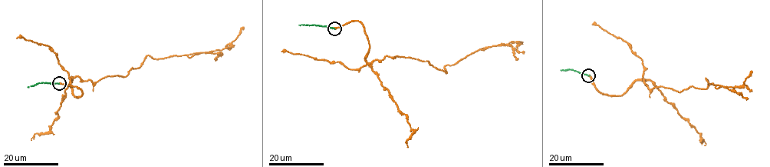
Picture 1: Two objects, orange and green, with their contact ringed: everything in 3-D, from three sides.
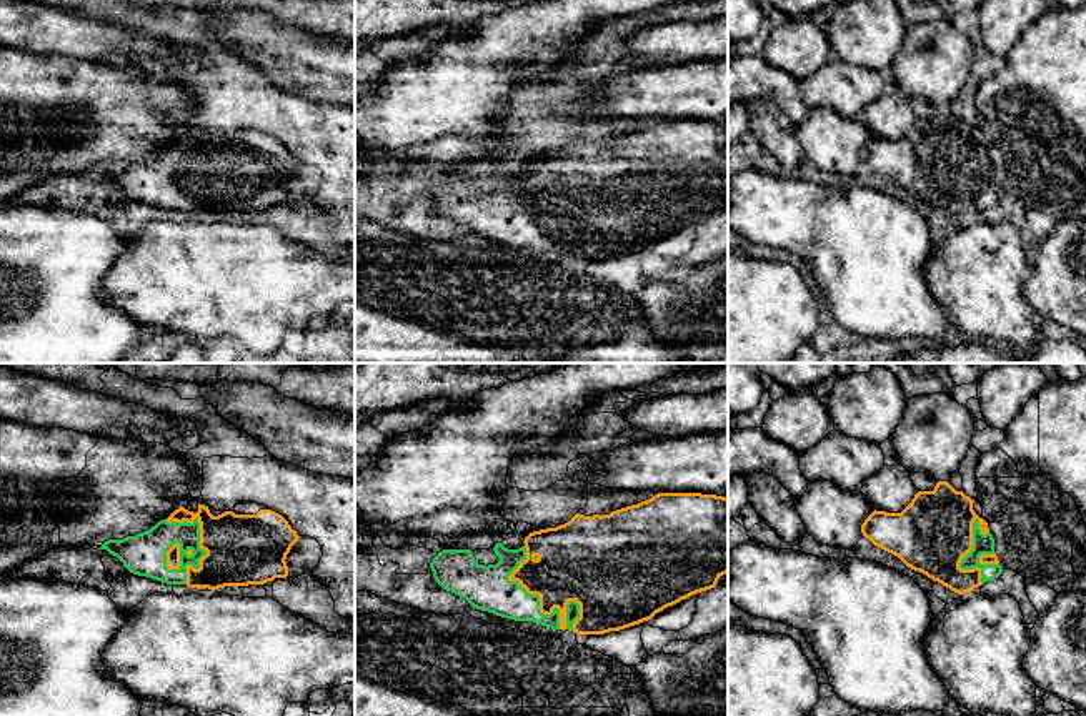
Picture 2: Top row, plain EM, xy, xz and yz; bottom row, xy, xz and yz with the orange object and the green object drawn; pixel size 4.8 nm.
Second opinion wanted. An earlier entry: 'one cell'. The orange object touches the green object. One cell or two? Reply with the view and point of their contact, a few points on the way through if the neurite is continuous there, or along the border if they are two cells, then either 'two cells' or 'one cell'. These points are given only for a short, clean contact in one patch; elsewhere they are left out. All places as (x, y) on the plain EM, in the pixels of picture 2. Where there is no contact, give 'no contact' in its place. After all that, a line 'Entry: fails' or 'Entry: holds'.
meets orange in xz at (533, 220); one cell
Entry: holds

